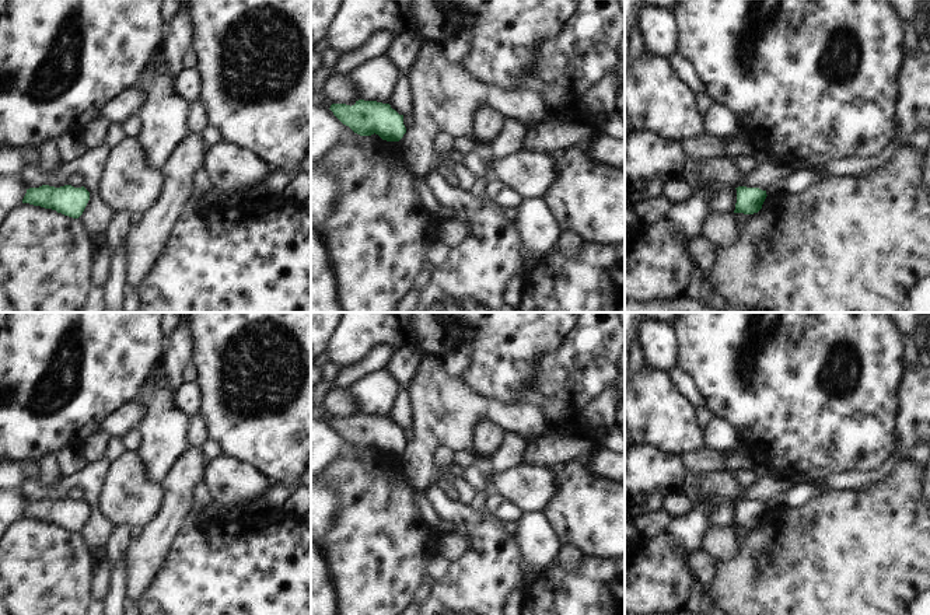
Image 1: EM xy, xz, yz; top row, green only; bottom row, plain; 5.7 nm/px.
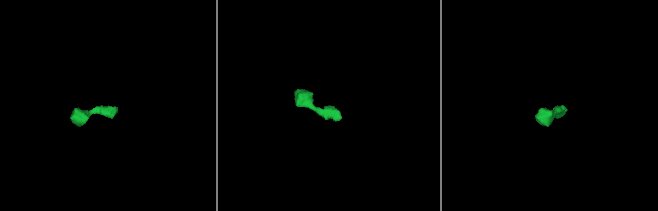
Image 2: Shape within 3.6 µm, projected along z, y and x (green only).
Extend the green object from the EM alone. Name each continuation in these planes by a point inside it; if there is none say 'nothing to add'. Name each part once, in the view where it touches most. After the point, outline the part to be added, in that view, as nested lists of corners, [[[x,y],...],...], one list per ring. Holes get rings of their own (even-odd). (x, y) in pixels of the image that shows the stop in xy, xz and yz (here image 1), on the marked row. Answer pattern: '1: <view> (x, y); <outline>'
nothing to add

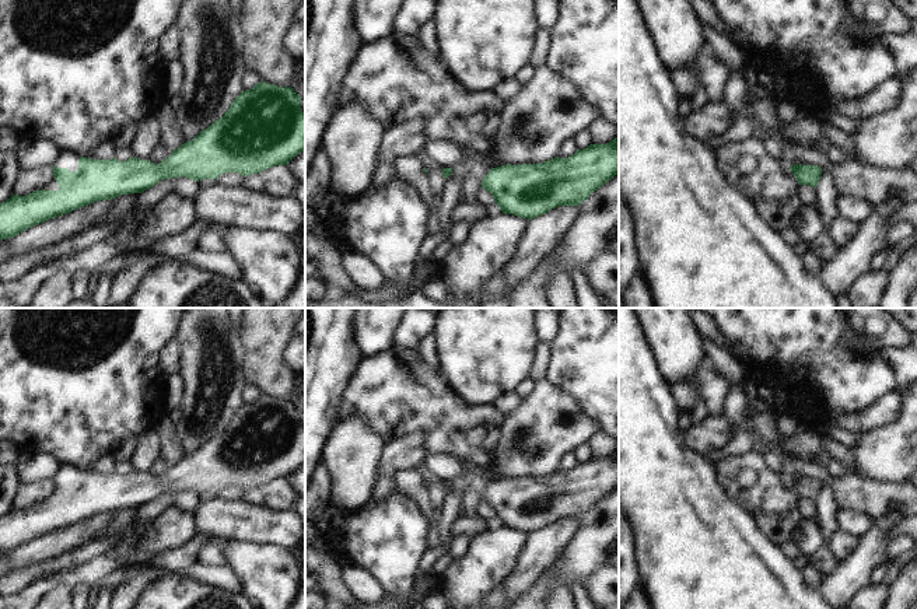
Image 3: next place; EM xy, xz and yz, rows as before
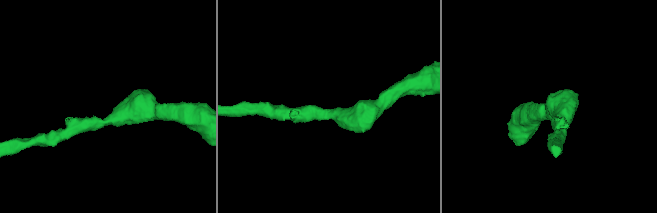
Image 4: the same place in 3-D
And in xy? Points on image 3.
1: xy (69, 160); [[[62,151],[55,161],[56,168],[67,168],[71,172],[77,172],[80,155],[73,151]]]

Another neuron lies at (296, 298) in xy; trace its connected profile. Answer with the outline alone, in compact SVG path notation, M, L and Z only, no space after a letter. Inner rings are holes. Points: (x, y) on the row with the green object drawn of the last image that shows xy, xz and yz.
M305 266L291 291L274 308L305 308Z

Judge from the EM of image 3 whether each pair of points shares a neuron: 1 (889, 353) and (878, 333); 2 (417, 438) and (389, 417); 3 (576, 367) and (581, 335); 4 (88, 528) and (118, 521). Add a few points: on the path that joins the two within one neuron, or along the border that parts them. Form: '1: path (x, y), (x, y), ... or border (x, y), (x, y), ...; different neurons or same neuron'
1: border (874, 346), (902, 349); different neurons
2: border (387, 443), (423, 430), (424, 450), (427, 452); different neurons
3: path (581, 359), (581, 343); same neuron
4: border (109, 514), (105, 528), (93, 539); different neurons

